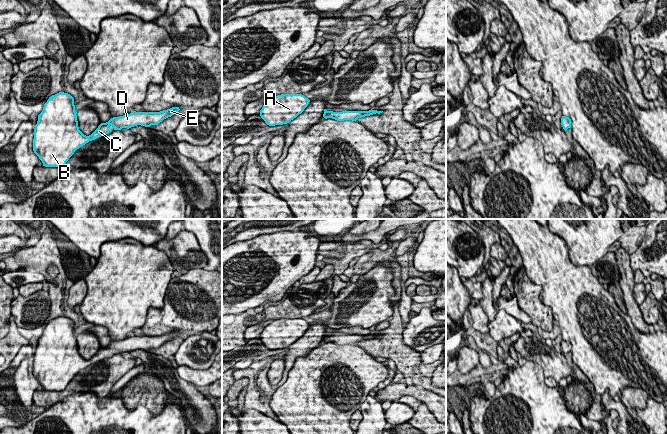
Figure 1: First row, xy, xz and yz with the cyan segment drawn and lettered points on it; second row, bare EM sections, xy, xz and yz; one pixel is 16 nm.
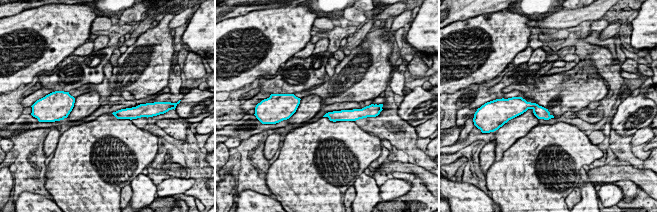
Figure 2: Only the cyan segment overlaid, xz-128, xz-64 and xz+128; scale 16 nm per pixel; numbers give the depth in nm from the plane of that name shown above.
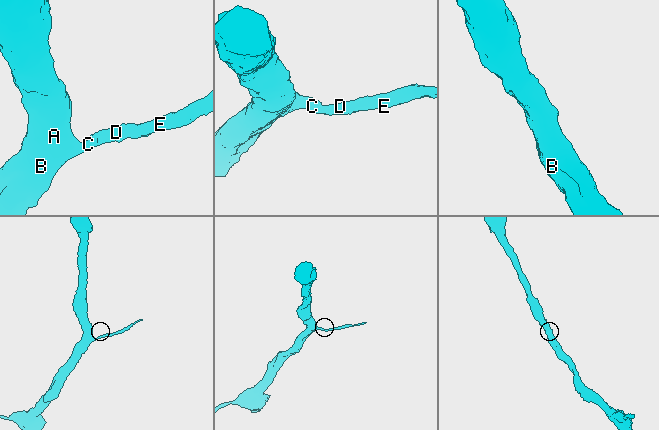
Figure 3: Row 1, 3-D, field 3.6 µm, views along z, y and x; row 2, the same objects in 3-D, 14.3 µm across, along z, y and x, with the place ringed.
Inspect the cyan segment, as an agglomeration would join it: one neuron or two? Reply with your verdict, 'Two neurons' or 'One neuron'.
One neuron

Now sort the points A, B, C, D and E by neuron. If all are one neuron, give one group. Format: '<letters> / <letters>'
A B C D E

